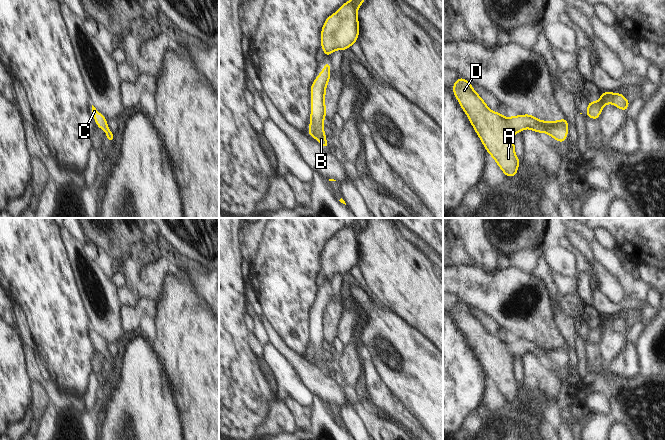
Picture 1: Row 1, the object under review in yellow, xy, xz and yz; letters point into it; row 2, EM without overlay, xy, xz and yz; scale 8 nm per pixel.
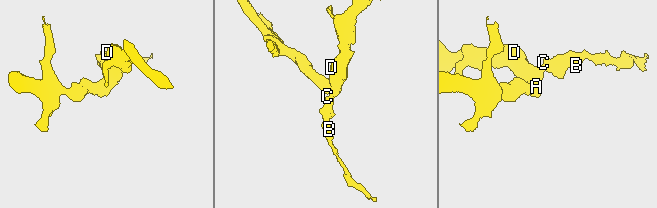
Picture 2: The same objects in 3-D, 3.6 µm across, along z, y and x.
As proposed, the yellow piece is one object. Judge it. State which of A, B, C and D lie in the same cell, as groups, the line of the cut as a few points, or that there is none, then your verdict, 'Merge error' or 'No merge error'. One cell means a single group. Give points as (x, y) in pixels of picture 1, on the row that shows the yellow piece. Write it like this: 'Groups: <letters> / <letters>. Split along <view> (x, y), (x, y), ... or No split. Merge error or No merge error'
Groups: A B C D. No split. No merge error

